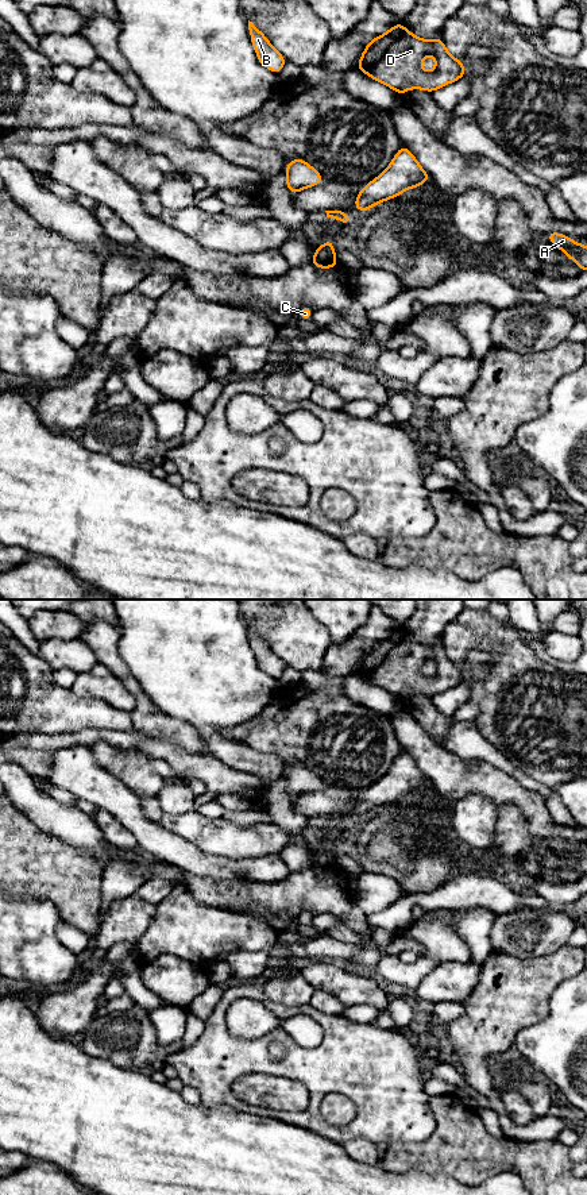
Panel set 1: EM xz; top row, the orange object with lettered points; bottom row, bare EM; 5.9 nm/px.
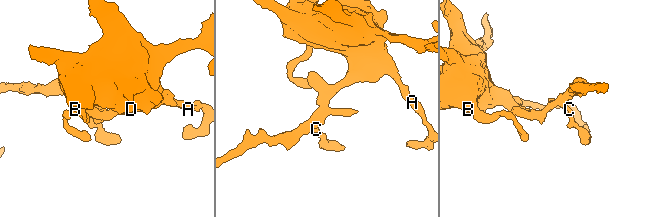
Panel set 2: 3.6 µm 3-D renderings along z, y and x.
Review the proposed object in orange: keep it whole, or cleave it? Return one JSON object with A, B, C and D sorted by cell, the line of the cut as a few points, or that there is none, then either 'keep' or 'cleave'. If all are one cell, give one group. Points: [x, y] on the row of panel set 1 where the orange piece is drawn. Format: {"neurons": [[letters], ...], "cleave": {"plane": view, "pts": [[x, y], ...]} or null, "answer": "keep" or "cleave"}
{"neurons": [["A", "B", "D"], ["C"]], "cleave": {"plane": "xz", "pts": [[320, 246], [333, 250]]}, "answer": "cleave"}

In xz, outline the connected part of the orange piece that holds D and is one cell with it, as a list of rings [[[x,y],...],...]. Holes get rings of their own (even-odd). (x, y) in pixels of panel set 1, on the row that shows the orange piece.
[[[403,22],[372,38],[355,69],[395,90],[401,99],[409,89],[432,93],[467,74],[463,61],[448,53],[443,36],[425,41],[409,32]],[[428,54],[436,61],[433,72],[420,66]]]

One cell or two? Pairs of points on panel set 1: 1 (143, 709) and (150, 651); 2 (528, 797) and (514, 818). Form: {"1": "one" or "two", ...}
{"1": "two", "2": "two"}

